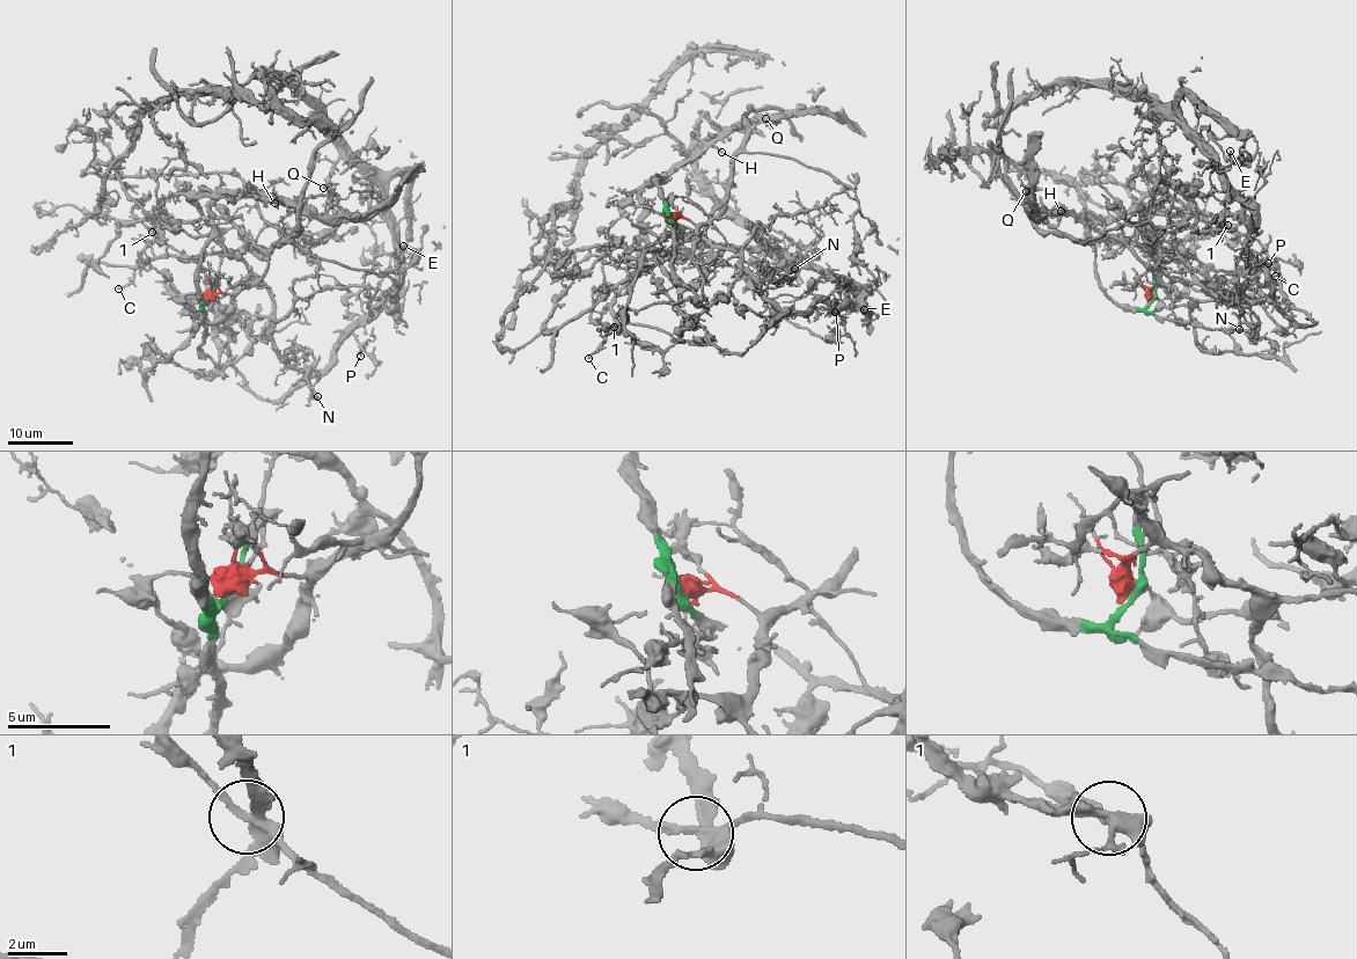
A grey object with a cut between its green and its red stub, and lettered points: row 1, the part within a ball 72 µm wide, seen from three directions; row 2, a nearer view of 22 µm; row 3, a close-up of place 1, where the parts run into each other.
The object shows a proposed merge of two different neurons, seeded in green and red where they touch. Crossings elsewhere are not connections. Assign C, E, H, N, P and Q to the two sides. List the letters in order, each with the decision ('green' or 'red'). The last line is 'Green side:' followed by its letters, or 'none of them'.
C: green
E: red
H: green
N: red
P: red
Q: green
Green side: C, H, Q

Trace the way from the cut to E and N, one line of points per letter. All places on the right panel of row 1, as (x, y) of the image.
E: (1152, 299), (1154, 266), (1175, 257), (1224, 300), (1271, 291), (1226, 183), (1230, 151)
N: (1152, 299), (1154, 266), (1175, 257), (1216, 295), (1236, 301), (1230, 298), (1237, 302), (1240, 328)

